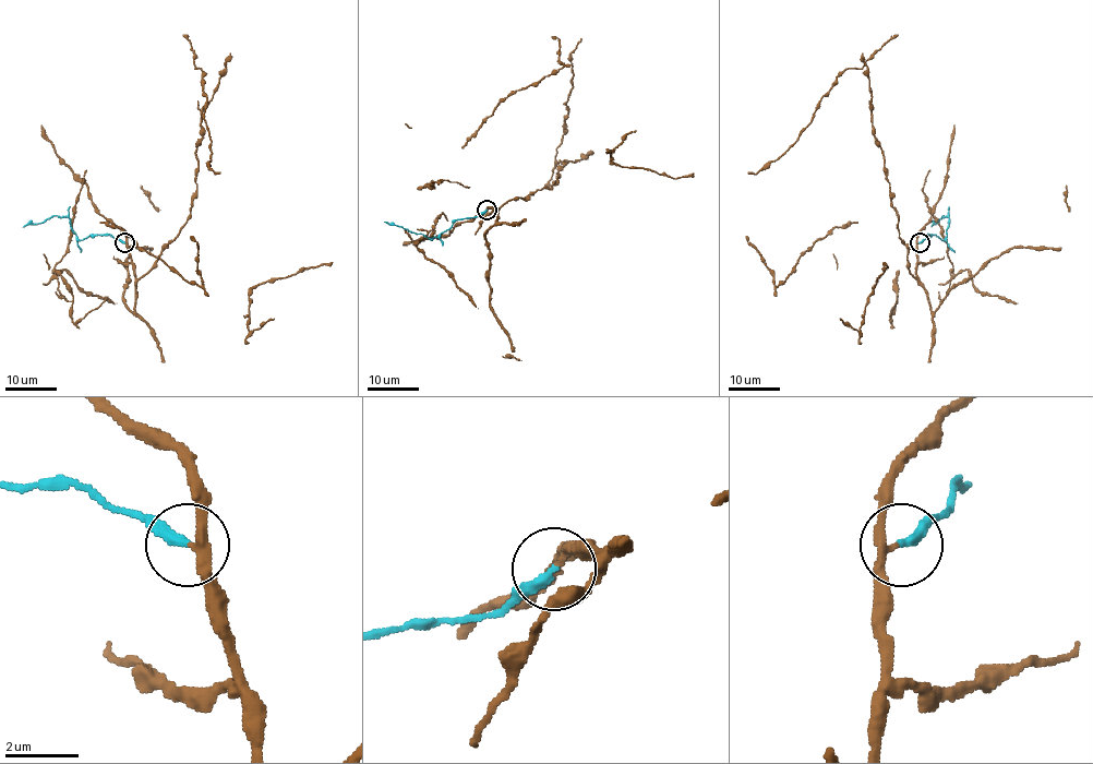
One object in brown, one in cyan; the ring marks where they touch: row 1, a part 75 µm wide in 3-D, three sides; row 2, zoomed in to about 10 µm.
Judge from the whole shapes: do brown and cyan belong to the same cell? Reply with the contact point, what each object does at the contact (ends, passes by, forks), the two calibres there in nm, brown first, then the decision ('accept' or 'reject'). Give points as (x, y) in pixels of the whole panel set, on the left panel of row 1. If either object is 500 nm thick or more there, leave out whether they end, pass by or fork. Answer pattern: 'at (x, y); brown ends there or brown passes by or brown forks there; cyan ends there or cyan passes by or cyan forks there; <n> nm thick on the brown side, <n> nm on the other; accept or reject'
at (124, 242); brown passes by; cyan ends there; 200 nm thick on the brown side, 280 nm on the other; reject

